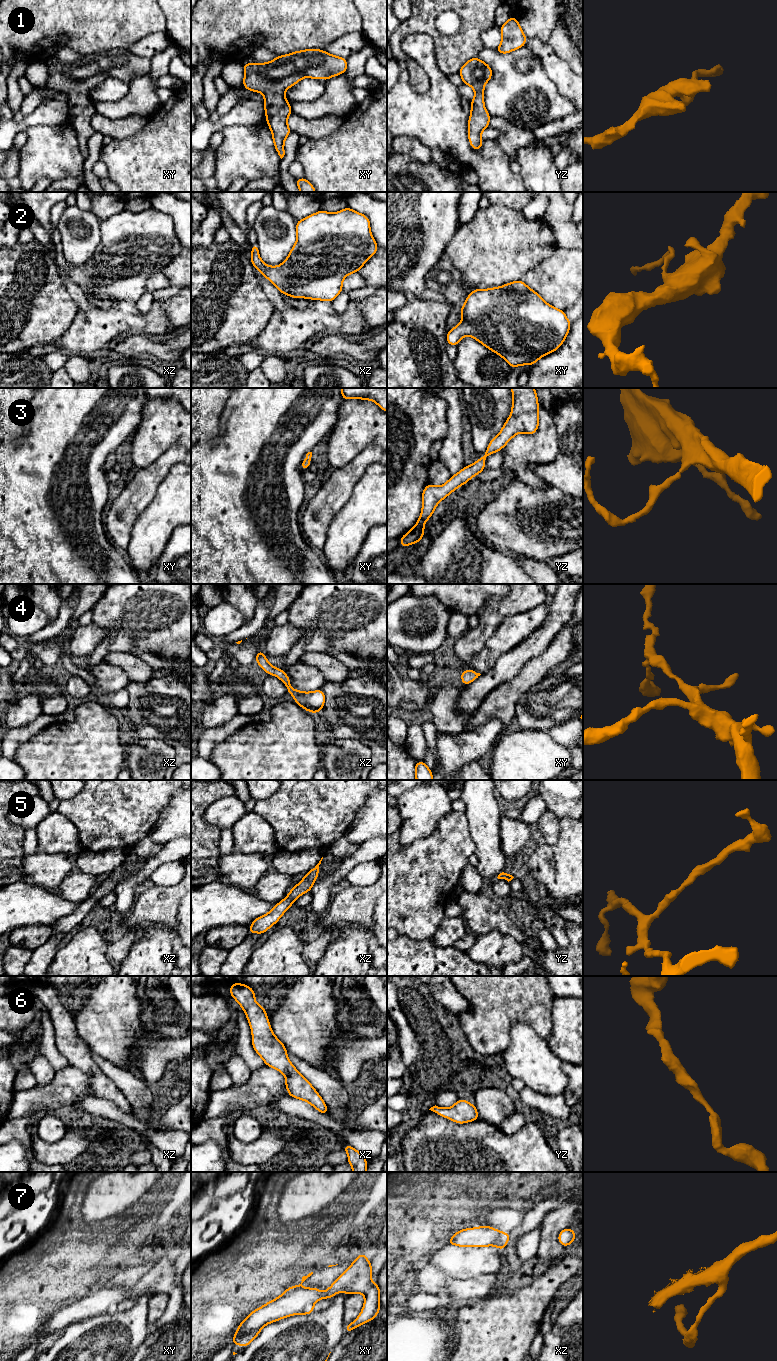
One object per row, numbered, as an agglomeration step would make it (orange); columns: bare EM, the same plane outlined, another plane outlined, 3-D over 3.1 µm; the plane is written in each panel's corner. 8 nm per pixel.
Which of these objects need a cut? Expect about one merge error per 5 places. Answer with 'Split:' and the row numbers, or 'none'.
Split: none

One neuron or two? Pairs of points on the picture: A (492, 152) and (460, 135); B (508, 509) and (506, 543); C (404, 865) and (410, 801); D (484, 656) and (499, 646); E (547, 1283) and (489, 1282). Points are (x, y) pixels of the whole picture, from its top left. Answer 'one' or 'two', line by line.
A: one
B: one
C: two
D: one
E: two

